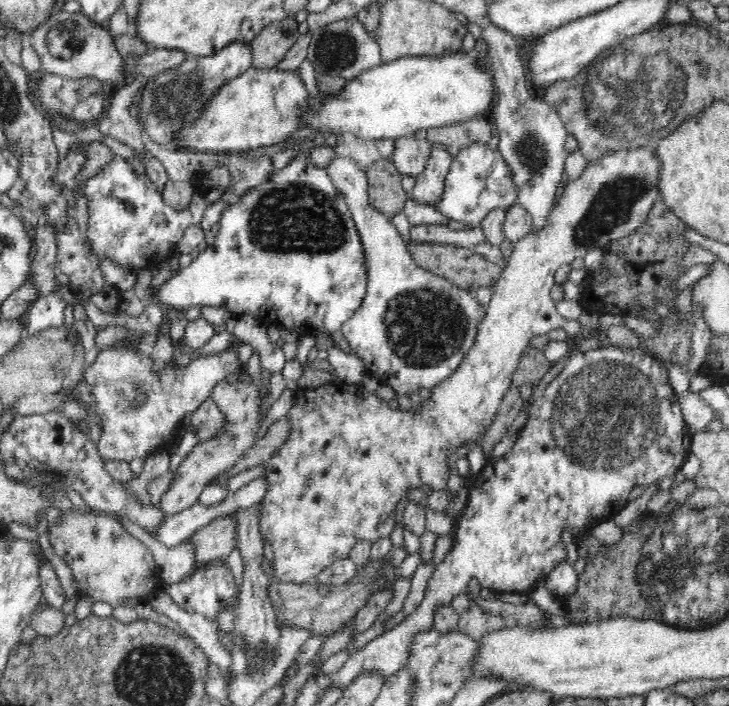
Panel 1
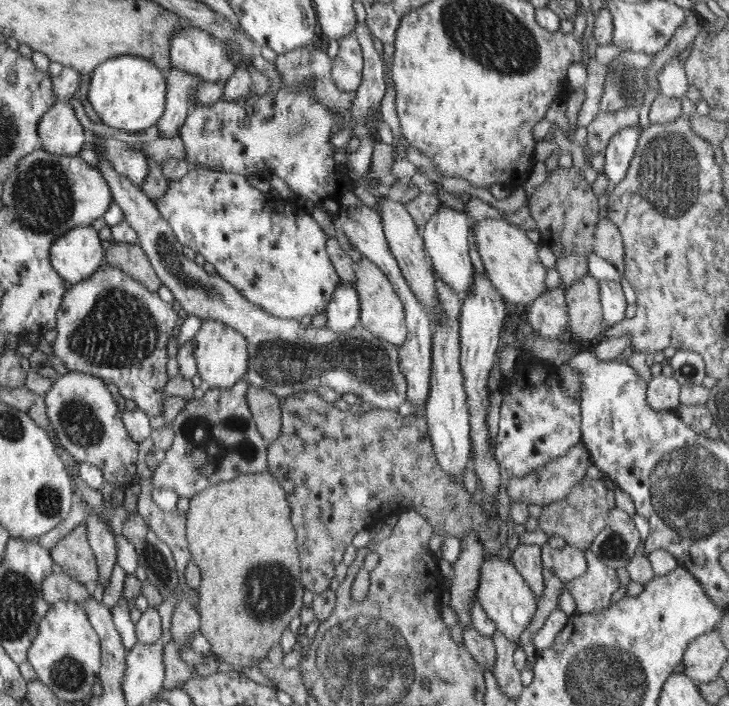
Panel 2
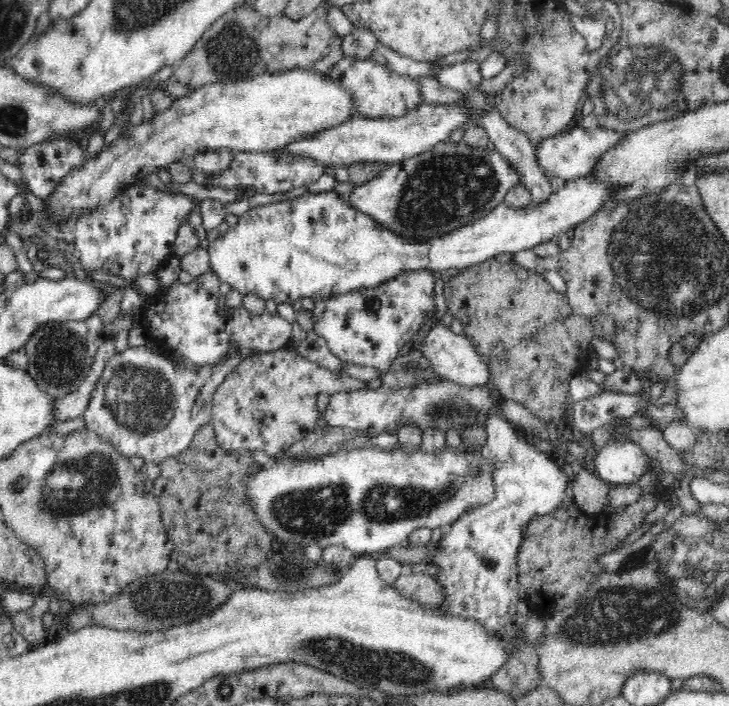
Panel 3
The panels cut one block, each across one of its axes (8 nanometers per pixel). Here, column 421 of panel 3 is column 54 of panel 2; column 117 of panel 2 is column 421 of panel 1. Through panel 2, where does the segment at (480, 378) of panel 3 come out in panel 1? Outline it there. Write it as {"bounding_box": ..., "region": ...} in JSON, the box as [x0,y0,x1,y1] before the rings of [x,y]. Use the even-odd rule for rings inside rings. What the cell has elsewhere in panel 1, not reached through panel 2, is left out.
{"bounding_box":[325,156,485,394],"region":[[[336,156],[325,167],[334,187],[342,194],[345,205],[355,221],[356,230],[363,244],[367,259],[368,288],[363,306],[341,327],[342,336],[348,340],[372,374],[398,374],[378,376],[381,384],[392,386],[399,394],[410,394],[418,386],[431,389],[456,370],[463,356],[472,348],[477,327],[485,314],[472,290],[462,289],[452,281],[419,267],[412,259],[406,242],[398,233],[392,220],[383,215],[369,202],[369,185],[366,172],[349,156]]]}

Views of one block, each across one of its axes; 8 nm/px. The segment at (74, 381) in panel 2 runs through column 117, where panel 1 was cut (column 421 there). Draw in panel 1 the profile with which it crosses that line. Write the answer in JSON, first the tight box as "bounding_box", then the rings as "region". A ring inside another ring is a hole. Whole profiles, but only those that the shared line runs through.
{"bounding_box":[259,147,662,583],"region":[[[636,147],[636,150],[607,151],[600,160],[589,160],[586,170],[582,172],[578,180],[567,180],[565,184],[562,184],[562,196],[556,198],[556,204],[553,204],[552,210],[549,211],[546,225],[542,226],[540,230],[533,228],[524,238],[514,243],[514,250],[512,250],[510,257],[506,259],[506,266],[503,268],[504,272],[501,272],[502,276],[493,285],[493,294],[488,303],[488,308],[486,308],[485,314],[480,320],[480,326],[477,327],[472,348],[463,356],[462,362],[456,367],[456,370],[453,370],[452,374],[449,374],[445,379],[437,383],[436,388],[430,394],[430,398],[422,401],[422,406],[416,406],[412,410],[398,410],[398,408],[396,410],[394,408],[390,408],[390,410],[376,410],[378,406],[382,408],[382,404],[384,404],[384,408],[388,408],[390,404],[376,397],[375,394],[366,391],[361,383],[340,381],[339,383],[327,384],[326,386],[316,386],[316,388],[296,389],[294,403],[286,414],[288,423],[290,423],[288,440],[278,448],[277,454],[266,462],[266,471],[263,475],[268,479],[268,482],[266,482],[268,483],[268,492],[262,498],[263,510],[259,520],[259,529],[263,542],[266,542],[272,548],[272,564],[274,564],[273,567],[277,580],[284,578],[284,580],[292,580],[292,583],[306,583],[306,580],[310,580],[310,576],[316,576],[316,574],[320,574],[322,570],[328,568],[336,560],[348,557],[358,539],[368,539],[373,544],[378,538],[389,536],[394,527],[396,504],[404,498],[405,490],[420,487],[422,484],[428,484],[433,490],[445,490],[447,488],[450,456],[453,456],[454,452],[457,452],[458,448],[464,446],[464,444],[474,448],[474,446],[478,446],[482,442],[482,436],[487,434],[487,430],[491,428],[492,420],[499,413],[499,404],[503,401],[507,389],[510,388],[514,373],[519,366],[521,354],[528,348],[528,341],[532,340],[534,336],[548,335],[550,330],[556,330],[556,328],[564,326],[566,319],[558,314],[555,308],[557,304],[550,297],[552,286],[555,284],[555,272],[563,264],[570,265],[576,258],[584,258],[588,254],[588,250],[604,248],[610,243],[610,240],[614,241],[629,236],[642,226],[647,220],[651,209],[661,200],[659,179],[662,169],[662,159],[658,157],[658,151],[652,147]]]}

